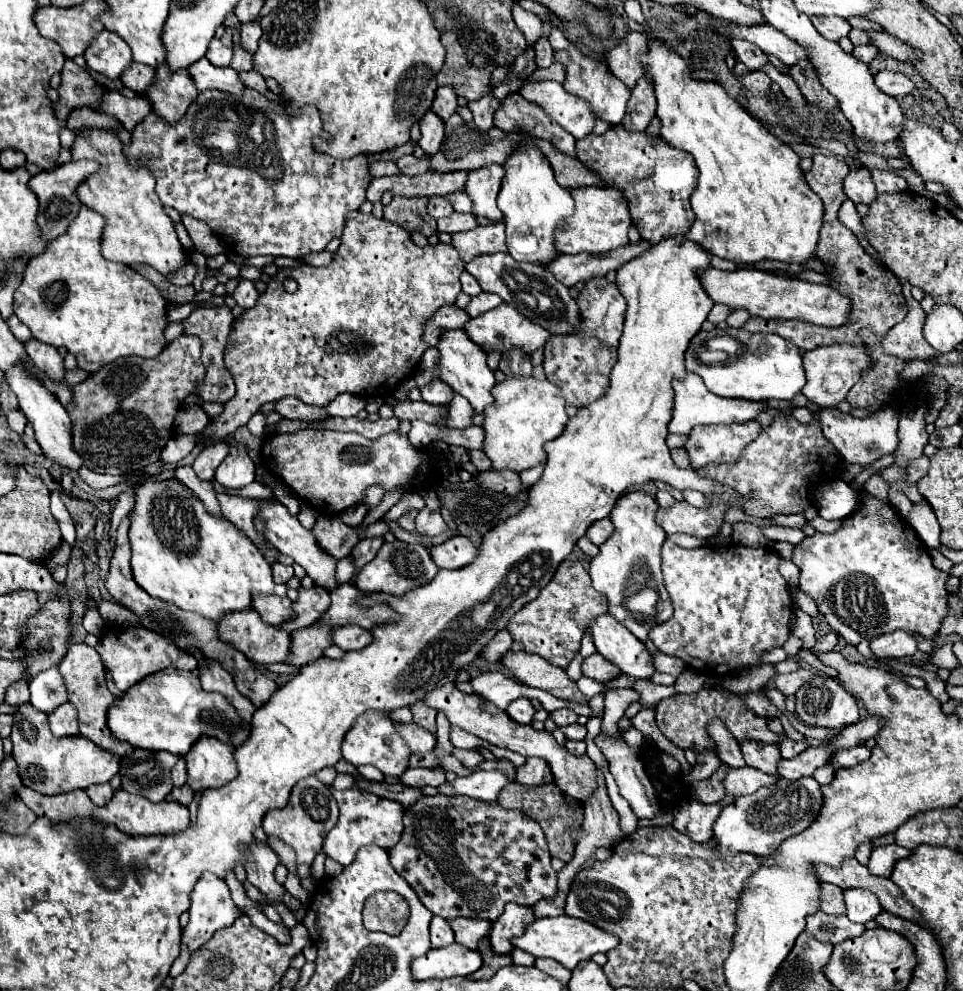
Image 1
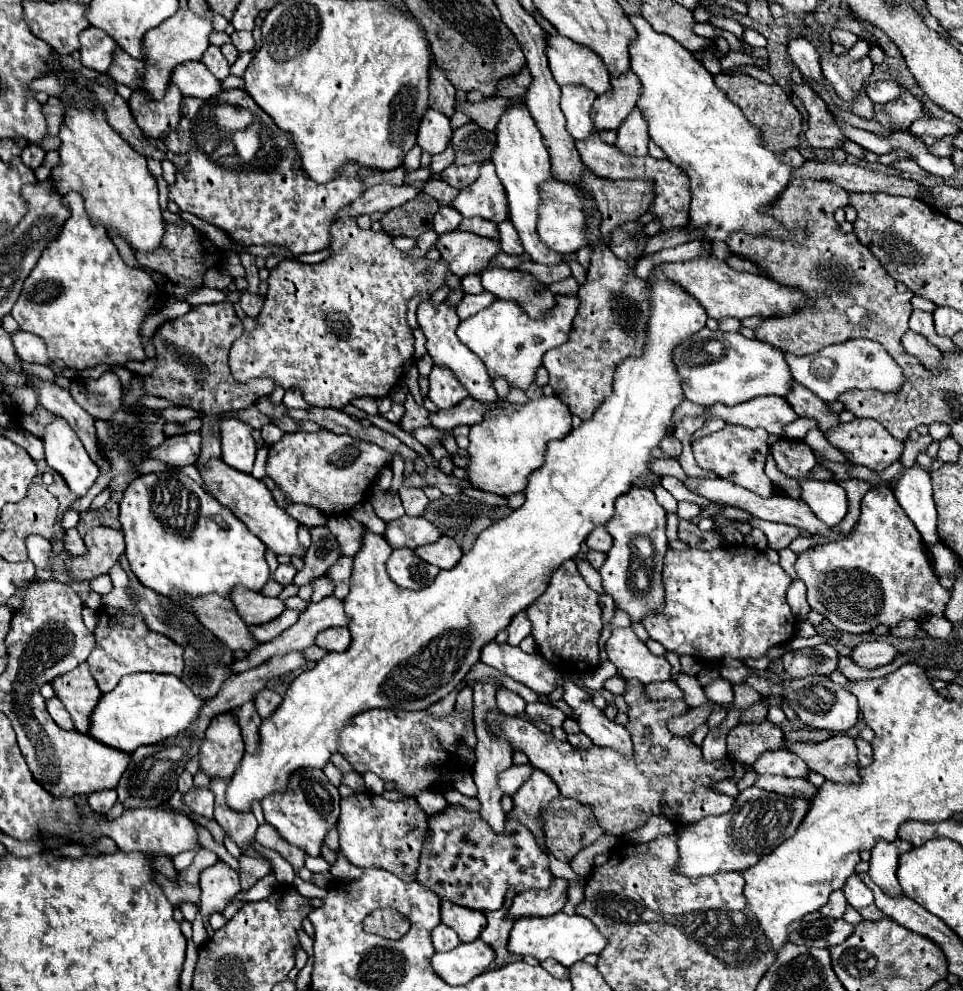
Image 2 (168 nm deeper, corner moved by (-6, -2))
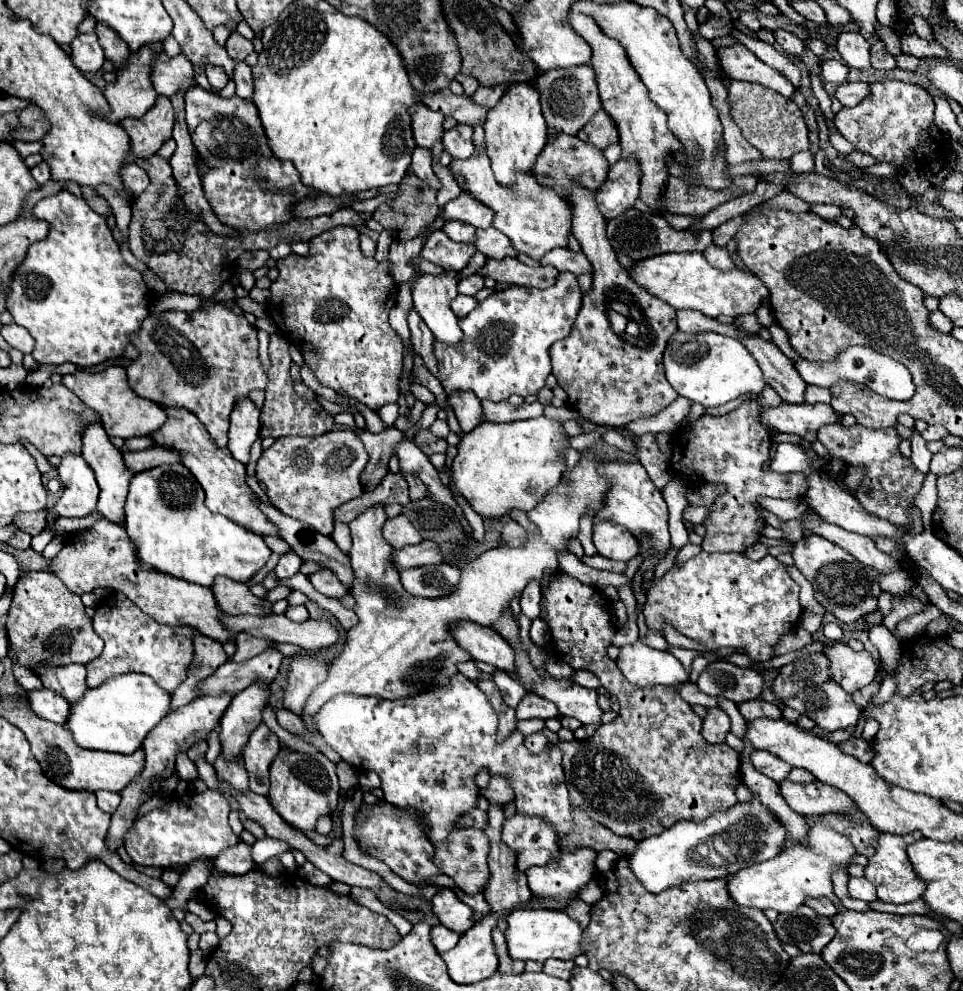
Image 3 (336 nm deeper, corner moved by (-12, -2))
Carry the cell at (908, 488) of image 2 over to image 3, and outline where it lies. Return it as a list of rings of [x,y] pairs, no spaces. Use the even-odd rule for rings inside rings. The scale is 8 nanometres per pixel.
[[[913,428],[913,436],[911,436],[911,460],[915,464],[915,468],[923,474],[929,472],[929,462],[931,462],[933,452],[927,448],[925,440],[921,438],[921,434]]]

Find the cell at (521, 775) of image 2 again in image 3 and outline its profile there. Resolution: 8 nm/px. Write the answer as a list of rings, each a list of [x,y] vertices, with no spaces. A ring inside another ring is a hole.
[[[535,732],[535,734],[531,734],[531,736],[527,736],[525,738],[525,746],[529,748],[529,752],[541,752],[545,746],[547,746],[547,738],[545,738],[545,734],[543,732]]]

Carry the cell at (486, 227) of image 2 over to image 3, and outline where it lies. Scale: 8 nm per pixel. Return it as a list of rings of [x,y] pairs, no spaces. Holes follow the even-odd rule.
[[[493,226],[487,228],[487,230],[477,230],[477,244],[475,244],[477,250],[481,250],[487,258],[515,258],[517,252],[515,248],[511,246],[511,242],[507,240],[507,236],[503,236],[499,230],[495,230]]]

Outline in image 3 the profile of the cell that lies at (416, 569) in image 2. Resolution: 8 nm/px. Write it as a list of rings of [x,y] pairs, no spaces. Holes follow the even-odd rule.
[[[437,564],[435,568],[431,566],[421,566],[421,568],[409,568],[401,572],[401,584],[403,588],[411,594],[411,596],[421,596],[421,598],[443,598],[447,594],[451,594],[451,586],[459,584],[459,568],[453,564]]]

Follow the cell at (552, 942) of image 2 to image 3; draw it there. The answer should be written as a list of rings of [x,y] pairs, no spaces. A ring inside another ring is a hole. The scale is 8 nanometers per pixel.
[[[519,908],[513,910],[507,918],[507,928],[505,928],[505,940],[509,948],[509,956],[513,960],[535,960],[535,962],[545,962],[547,958],[559,958],[559,960],[575,960],[575,956],[583,954],[579,942],[583,928],[579,926],[577,920],[569,918],[565,912],[553,912],[553,910],[527,910]]]

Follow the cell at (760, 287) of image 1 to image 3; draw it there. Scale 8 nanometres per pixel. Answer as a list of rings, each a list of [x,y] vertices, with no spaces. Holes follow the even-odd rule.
[[[681,252],[681,254],[659,254],[659,256],[651,256],[651,260],[637,260],[633,262],[633,266],[627,270],[633,280],[641,286],[641,288],[647,288],[651,292],[651,296],[667,302],[669,306],[673,306],[675,310],[681,310],[681,308],[691,308],[691,310],[699,310],[703,312],[705,316],[711,316],[711,318],[717,318],[721,314],[725,316],[743,316],[743,314],[751,314],[755,312],[761,302],[765,298],[769,298],[769,292],[767,288],[763,286],[763,282],[755,276],[755,274],[745,274],[741,270],[733,270],[733,272],[721,272],[717,268],[713,268],[705,256],[701,252]]]

